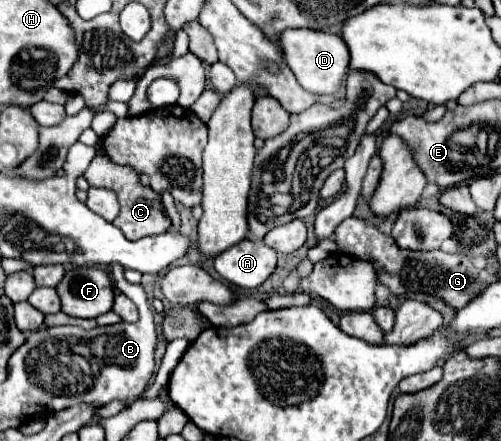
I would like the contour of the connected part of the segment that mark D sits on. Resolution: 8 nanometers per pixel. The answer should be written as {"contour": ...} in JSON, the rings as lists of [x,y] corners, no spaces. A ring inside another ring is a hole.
{"contour":[[[286,29],[280,37],[282,51],[286,53],[286,63],[296,75],[298,83],[316,95],[336,95],[346,81],[350,67],[350,51],[346,43],[332,33],[310,31],[310,29]]]}

